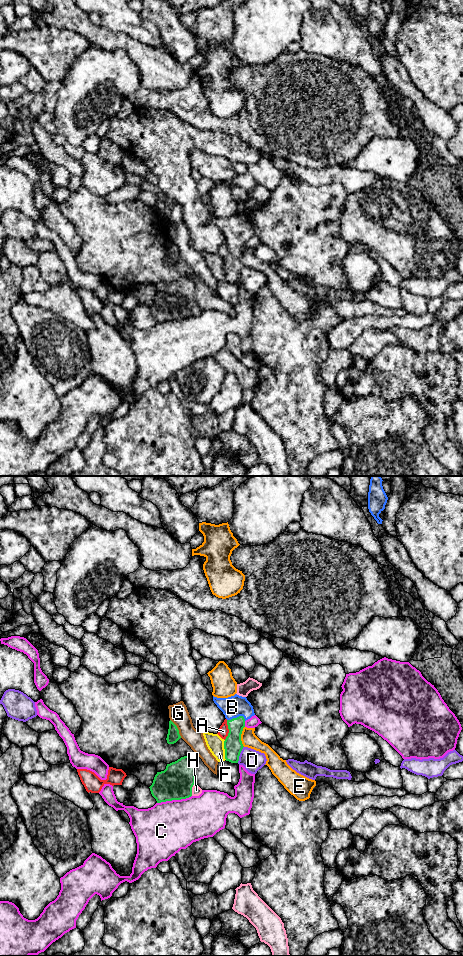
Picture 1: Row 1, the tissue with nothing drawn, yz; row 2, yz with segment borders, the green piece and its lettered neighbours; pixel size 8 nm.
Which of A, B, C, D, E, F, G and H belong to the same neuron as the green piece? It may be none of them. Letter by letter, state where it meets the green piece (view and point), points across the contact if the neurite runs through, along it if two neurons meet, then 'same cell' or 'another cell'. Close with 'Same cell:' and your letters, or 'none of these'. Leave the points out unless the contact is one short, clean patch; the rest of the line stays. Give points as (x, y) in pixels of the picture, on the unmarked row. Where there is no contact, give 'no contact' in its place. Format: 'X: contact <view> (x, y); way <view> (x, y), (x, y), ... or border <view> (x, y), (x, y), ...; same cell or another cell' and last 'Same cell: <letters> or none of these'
A: contact yz (229, 250); another cell
B: contact yz (237, 237); way yz (233, 266), (237, 237), (236, 231), (232, 227); same cell
C: contact yz (174, 319); another cell
D: contact yz (239, 274); another cell
E: contact yz (240, 256); border yz (244, 246), (241, 252), (241, 263), (243, 266); another cell
F: contact yz (225, 270); another cell
G: contact yz (177, 248); another cell
H: contact yz (191, 309); another cell
Same cell: B

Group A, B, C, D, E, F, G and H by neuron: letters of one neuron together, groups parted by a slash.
A / B / C / D / E / F / G / H

